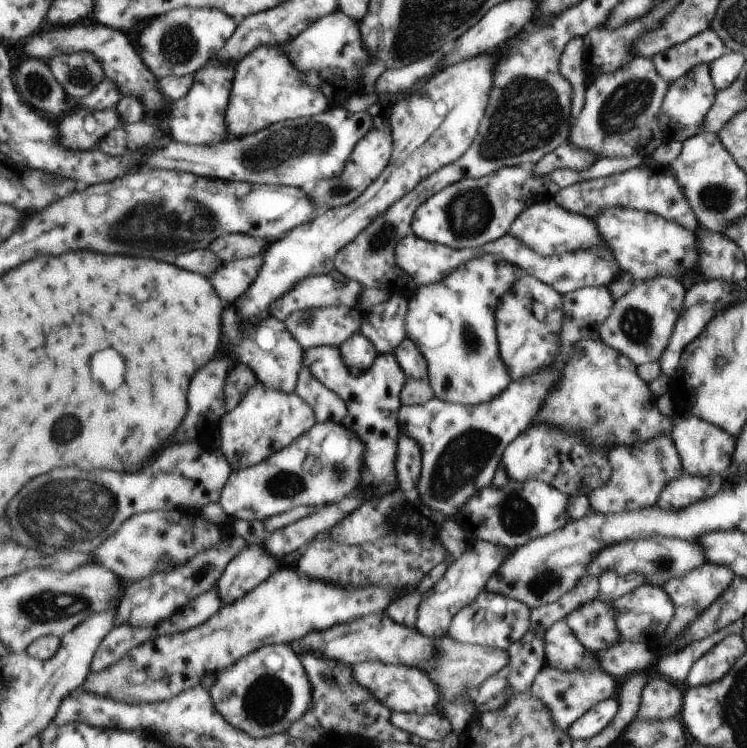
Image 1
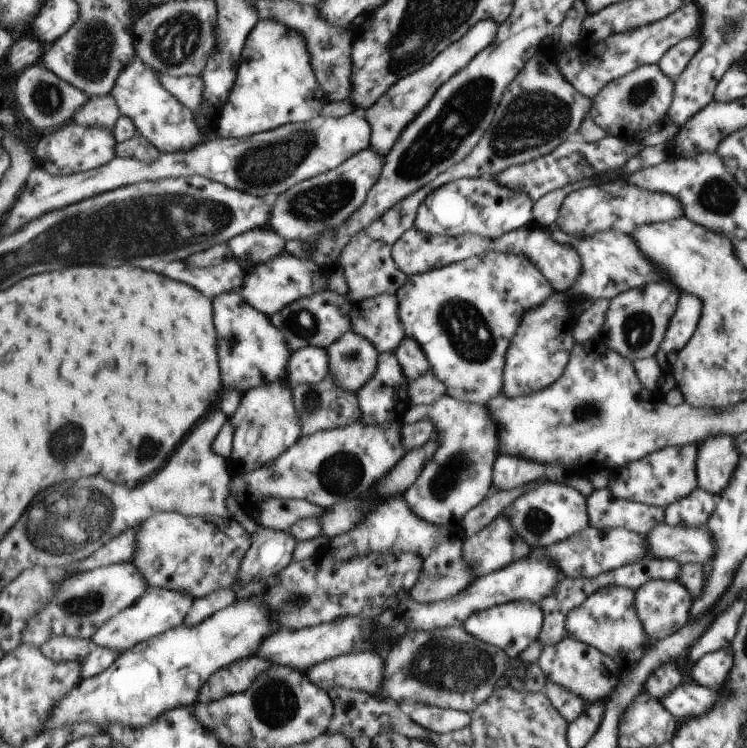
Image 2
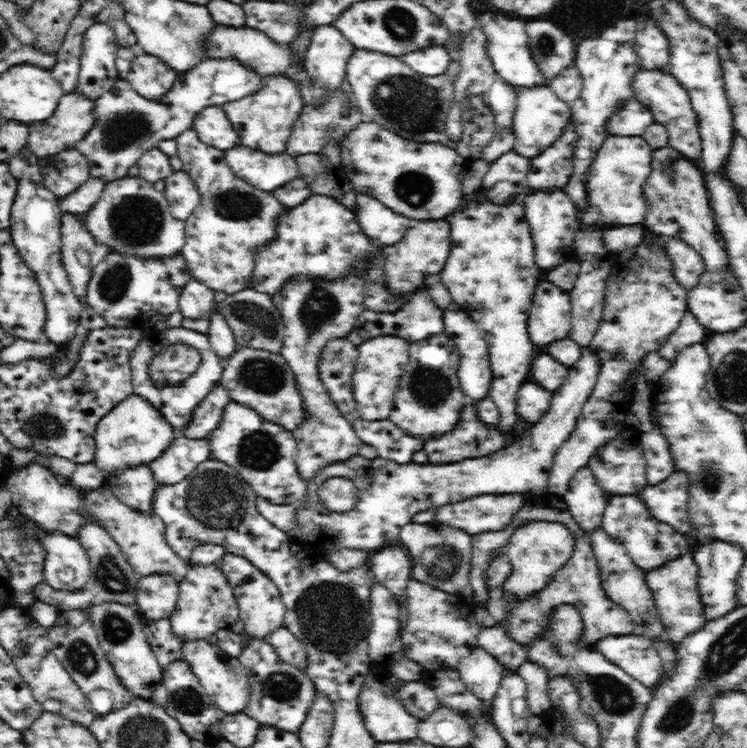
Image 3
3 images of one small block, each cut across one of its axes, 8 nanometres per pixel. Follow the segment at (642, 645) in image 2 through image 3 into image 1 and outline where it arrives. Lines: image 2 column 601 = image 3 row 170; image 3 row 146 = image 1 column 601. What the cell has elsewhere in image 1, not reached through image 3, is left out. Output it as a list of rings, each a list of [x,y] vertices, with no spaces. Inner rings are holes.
[[[594,599],[566,616],[566,624],[582,645],[592,652],[607,650],[621,643],[613,602]]]

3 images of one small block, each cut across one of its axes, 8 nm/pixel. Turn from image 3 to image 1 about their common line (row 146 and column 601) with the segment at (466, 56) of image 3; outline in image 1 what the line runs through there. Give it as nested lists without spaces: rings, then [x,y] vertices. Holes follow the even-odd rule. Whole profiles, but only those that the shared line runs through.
[[[658,435],[648,443],[633,447],[616,447],[607,453],[611,466],[609,479],[589,494],[591,511],[600,514],[614,514],[640,510],[657,504],[665,486],[683,472],[681,455],[670,435]]]

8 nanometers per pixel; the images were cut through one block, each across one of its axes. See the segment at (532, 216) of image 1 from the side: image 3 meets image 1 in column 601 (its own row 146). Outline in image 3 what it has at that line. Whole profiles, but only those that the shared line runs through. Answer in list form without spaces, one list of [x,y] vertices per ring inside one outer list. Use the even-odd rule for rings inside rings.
[[[236,145],[231,149],[224,150],[224,158],[236,176],[266,192],[272,193],[272,190],[277,190],[292,179],[302,176],[298,171],[296,159],[286,152],[270,155],[244,145]]]

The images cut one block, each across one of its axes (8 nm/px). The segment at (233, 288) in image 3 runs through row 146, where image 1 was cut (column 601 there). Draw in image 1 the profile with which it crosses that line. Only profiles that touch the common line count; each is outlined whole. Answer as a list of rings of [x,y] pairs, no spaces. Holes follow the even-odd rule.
[[[647,158],[647,161],[638,168],[607,177],[578,182],[563,188],[557,192],[554,200],[571,213],[591,219],[597,217],[606,207],[624,207],[665,217],[666,220],[674,221],[694,232],[700,228],[693,207],[687,200],[684,190],[680,188],[678,180],[676,180],[674,170],[670,170],[669,166],[665,168],[658,166],[656,161],[651,158]]]

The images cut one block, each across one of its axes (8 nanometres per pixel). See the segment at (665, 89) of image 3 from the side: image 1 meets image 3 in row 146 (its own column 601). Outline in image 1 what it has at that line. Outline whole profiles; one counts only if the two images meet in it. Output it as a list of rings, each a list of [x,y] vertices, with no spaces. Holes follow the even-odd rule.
[[[546,665],[536,675],[530,692],[549,708],[555,725],[559,729],[568,731],[568,728],[590,708],[614,696],[614,692],[617,692],[617,684],[618,681],[604,670],[562,671]]]

